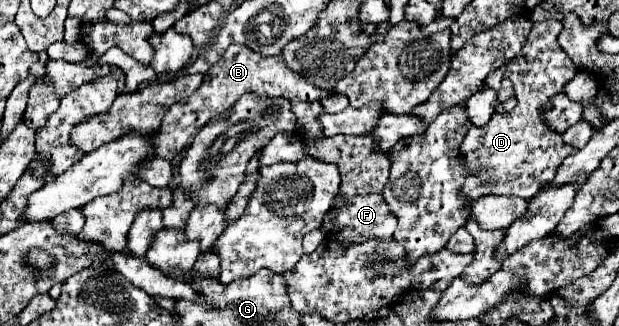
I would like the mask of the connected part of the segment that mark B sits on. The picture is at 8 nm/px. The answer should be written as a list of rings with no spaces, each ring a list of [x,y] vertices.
[[[231,45],[225,55],[209,69],[209,73],[205,73],[201,87],[185,101],[177,101],[169,113],[165,115],[165,121],[161,123],[161,131],[155,133],[155,155],[163,157],[163,159],[173,159],[173,155],[177,155],[179,151],[183,151],[189,141],[191,135],[203,127],[205,123],[209,123],[215,115],[227,113],[231,111],[233,103],[245,95],[245,93],[255,93],[255,95],[263,95],[263,97],[283,97],[287,101],[299,99],[299,101],[321,101],[325,99],[331,91],[313,87],[311,83],[307,83],[305,79],[301,79],[299,75],[295,75],[295,71],[291,71],[281,55],[277,57],[263,57],[257,55],[255,51],[251,51],[245,45]]]

